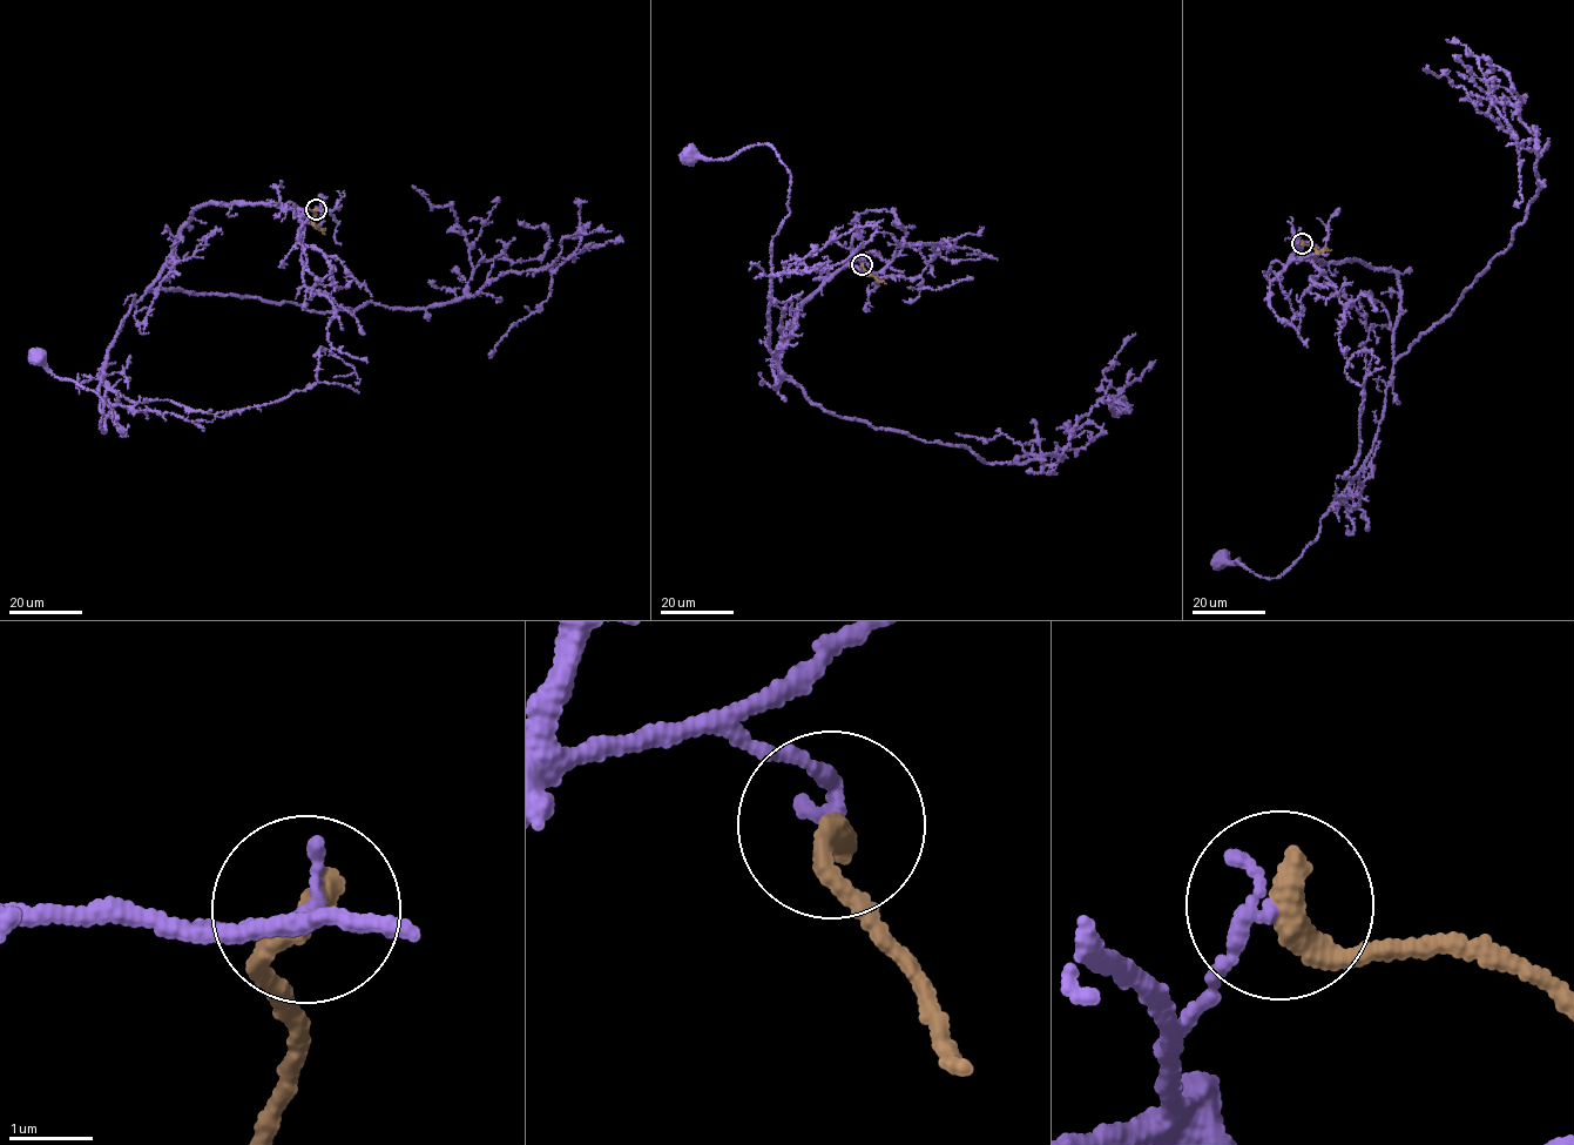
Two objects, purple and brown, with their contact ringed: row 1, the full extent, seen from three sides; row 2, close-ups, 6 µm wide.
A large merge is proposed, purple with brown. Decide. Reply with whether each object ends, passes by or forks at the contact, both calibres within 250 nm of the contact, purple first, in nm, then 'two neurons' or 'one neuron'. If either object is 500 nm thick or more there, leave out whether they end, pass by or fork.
purple ends; brown ends; calibres 190 and 400 nm; two neurons

